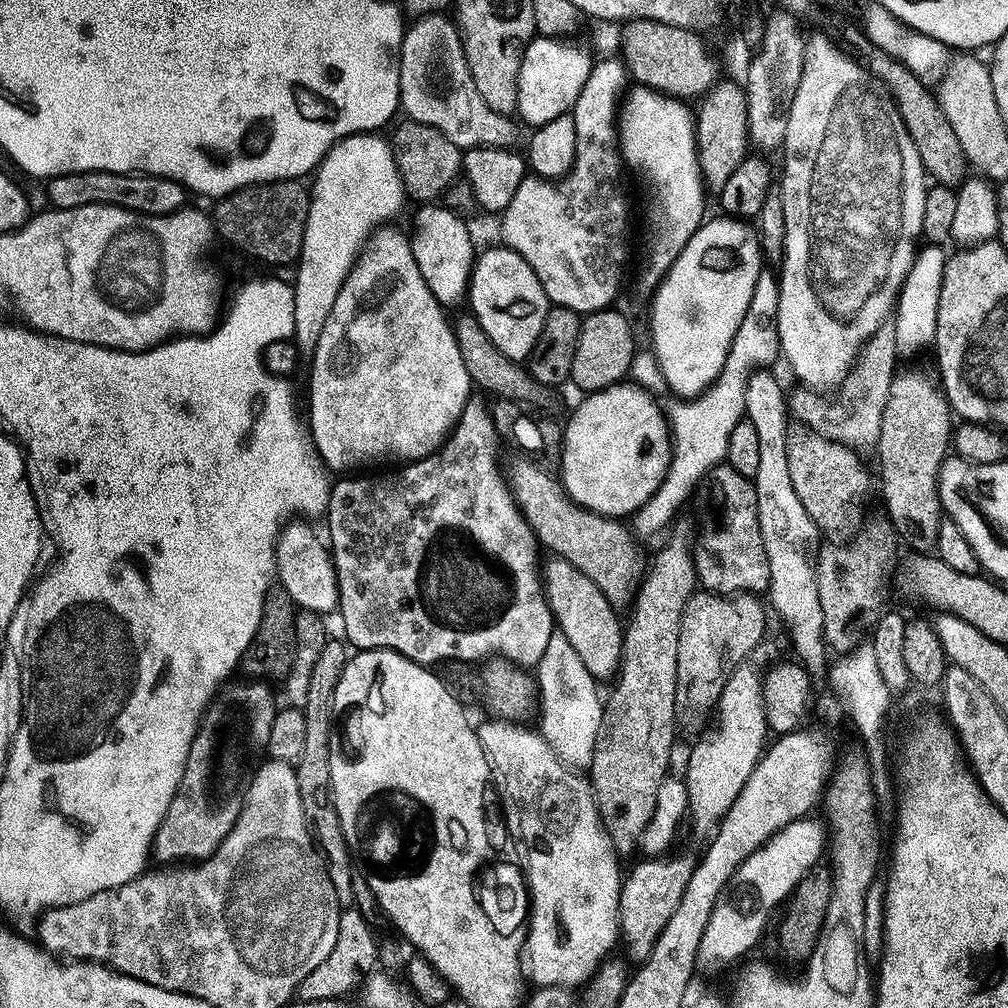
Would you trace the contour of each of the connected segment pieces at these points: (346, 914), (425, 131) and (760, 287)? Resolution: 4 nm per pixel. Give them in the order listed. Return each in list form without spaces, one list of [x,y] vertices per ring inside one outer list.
[[[355,906],[345,907],[340,914],[334,950],[330,950],[330,955],[315,970],[310,970],[306,978],[302,978],[296,988],[296,996],[302,1000],[338,1000],[347,997],[347,992],[355,993],[378,968],[378,943],[372,932],[375,932],[373,925],[362,918]]]
[[[410,119],[395,125],[394,131],[398,134],[406,134],[406,138],[390,140],[392,145],[392,157],[400,171],[400,177],[404,183],[405,193],[412,196],[417,202],[436,202],[440,195],[455,182],[456,176],[462,172],[462,149],[454,146],[446,134],[434,130],[434,126],[419,124]]]
[[[762,270],[755,283],[754,294],[750,305],[743,315],[742,325],[734,336],[734,342],[727,352],[726,362],[719,378],[709,386],[701,396],[680,398],[677,404],[667,405],[666,412],[670,417],[670,435],[672,438],[672,461],[668,467],[666,478],[654,490],[651,498],[635,513],[635,531],[641,537],[652,536],[660,532],[668,523],[677,519],[676,511],[687,500],[688,495],[696,488],[696,483],[703,481],[708,473],[727,461],[727,447],[730,434],[740,420],[745,419],[744,403],[746,402],[746,386],[749,378],[757,370],[769,367],[779,357],[780,342],[777,338],[777,308],[779,279],[772,271]]]

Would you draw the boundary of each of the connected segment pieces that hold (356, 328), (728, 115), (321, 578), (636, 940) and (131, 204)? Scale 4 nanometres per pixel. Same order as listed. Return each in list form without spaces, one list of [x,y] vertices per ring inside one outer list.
[[[396,226],[377,228],[360,249],[359,256],[352,263],[352,268],[346,274],[346,278],[338,290],[338,296],[334,298],[330,316],[326,318],[326,324],[322,326],[322,334],[318,337],[318,346],[310,361],[310,367],[312,367],[312,373],[308,376],[308,408],[312,422],[310,430],[321,460],[323,460],[325,467],[331,471],[348,470],[386,458],[398,458],[400,460],[397,461],[400,462],[411,462],[428,456],[429,453],[440,447],[447,434],[455,427],[466,406],[468,397],[474,392],[470,374],[466,374],[466,362],[462,362],[462,354],[458,350],[453,325],[450,320],[444,317],[445,305],[436,300],[430,287],[423,281],[422,274],[418,270],[418,263],[415,262],[412,253],[411,239],[405,234],[403,236],[398,229],[392,227]]]
[[[724,78],[704,94],[699,104],[700,109],[695,109],[694,119],[700,172],[704,175],[705,185],[709,189],[718,190],[726,186],[726,178],[730,178],[730,174],[734,174],[734,170],[738,170],[738,166],[742,166],[742,162],[750,154],[748,94],[743,83],[735,84]]]
[[[288,522],[280,529],[280,535],[276,538],[278,584],[286,590],[286,594],[290,594],[297,609],[321,614],[335,613],[340,602],[340,588],[336,585],[336,565],[332,562],[325,541],[320,541],[315,530],[308,524],[311,523]]]
[[[654,856],[644,858],[623,879],[620,889],[620,930],[621,939],[626,948],[625,955],[636,964],[644,962],[652,953],[654,942],[663,926],[670,920],[670,915],[678,908],[685,884],[695,868],[693,857],[688,856]]]
[[[71,172],[53,176],[47,181],[48,200],[53,209],[77,208],[91,204],[113,204],[151,216],[165,216],[185,207],[186,189],[170,178],[142,172]]]

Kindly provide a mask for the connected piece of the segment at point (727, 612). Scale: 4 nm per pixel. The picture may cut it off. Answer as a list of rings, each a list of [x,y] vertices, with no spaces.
[[[697,590],[686,602],[678,634],[676,671],[676,718],[683,731],[684,728],[695,734],[705,731],[725,682],[765,639],[764,627],[768,624],[768,616],[760,600],[756,594],[718,596],[715,592]]]

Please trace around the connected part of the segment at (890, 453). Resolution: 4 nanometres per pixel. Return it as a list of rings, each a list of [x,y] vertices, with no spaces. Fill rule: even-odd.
[[[908,368],[905,372],[897,371],[893,380],[890,382],[889,401],[886,402],[886,408],[882,413],[881,434],[877,440],[874,452],[880,455],[880,492],[884,495],[884,508],[887,519],[891,520],[896,528],[899,539],[909,544],[912,550],[932,550],[936,547],[938,538],[938,526],[942,519],[942,509],[940,506],[940,465],[944,463],[950,452],[950,441],[954,427],[954,413],[948,403],[948,397],[944,395],[941,385],[935,379],[931,380],[924,372],[919,372],[916,368]]]

